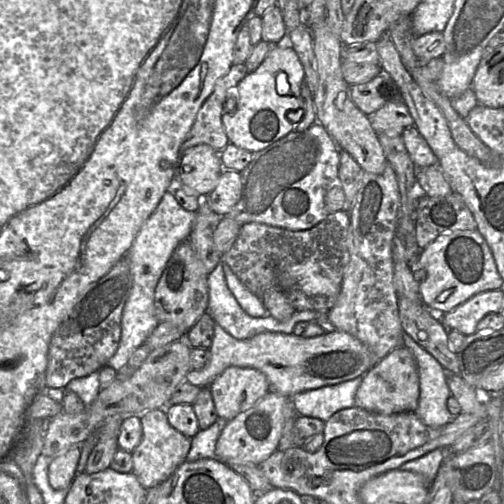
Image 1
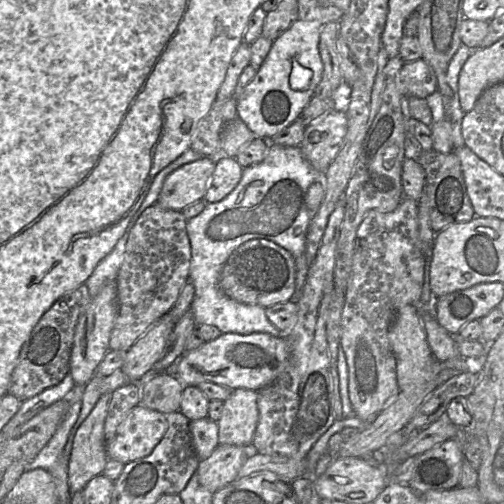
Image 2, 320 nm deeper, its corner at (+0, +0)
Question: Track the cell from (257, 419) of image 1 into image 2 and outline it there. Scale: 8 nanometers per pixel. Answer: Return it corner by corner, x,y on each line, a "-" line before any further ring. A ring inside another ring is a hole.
219,444
197,469
200,484
212,493
234,482
249,455
249,447

